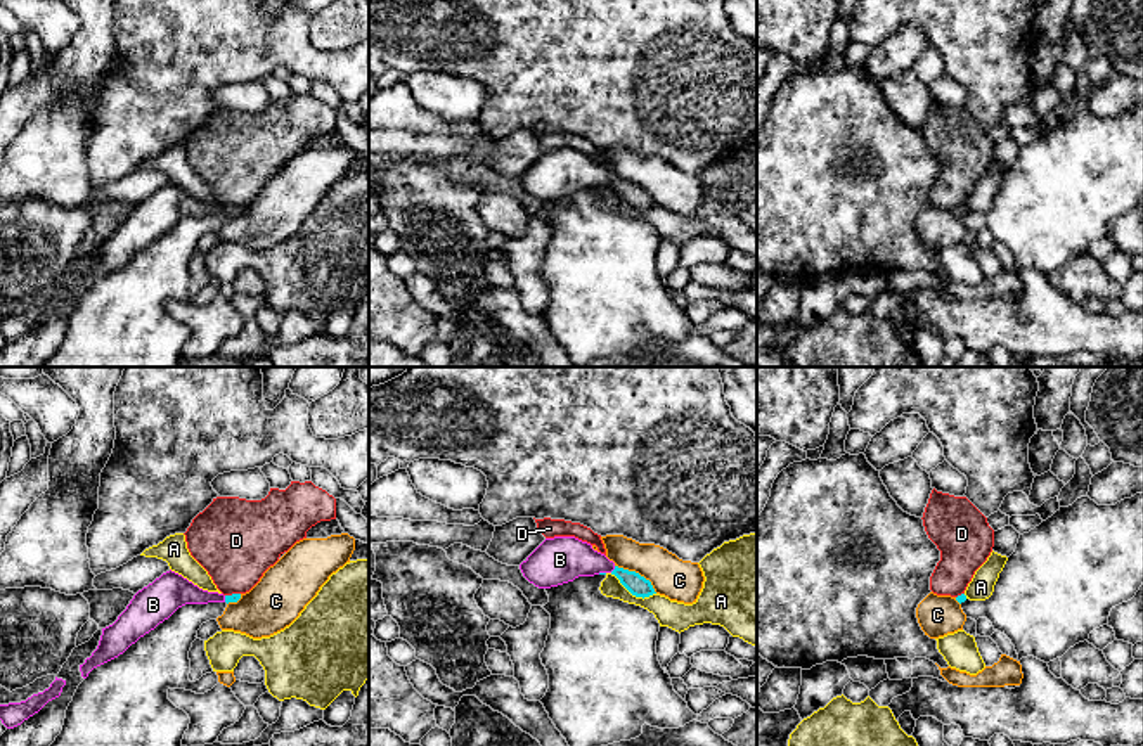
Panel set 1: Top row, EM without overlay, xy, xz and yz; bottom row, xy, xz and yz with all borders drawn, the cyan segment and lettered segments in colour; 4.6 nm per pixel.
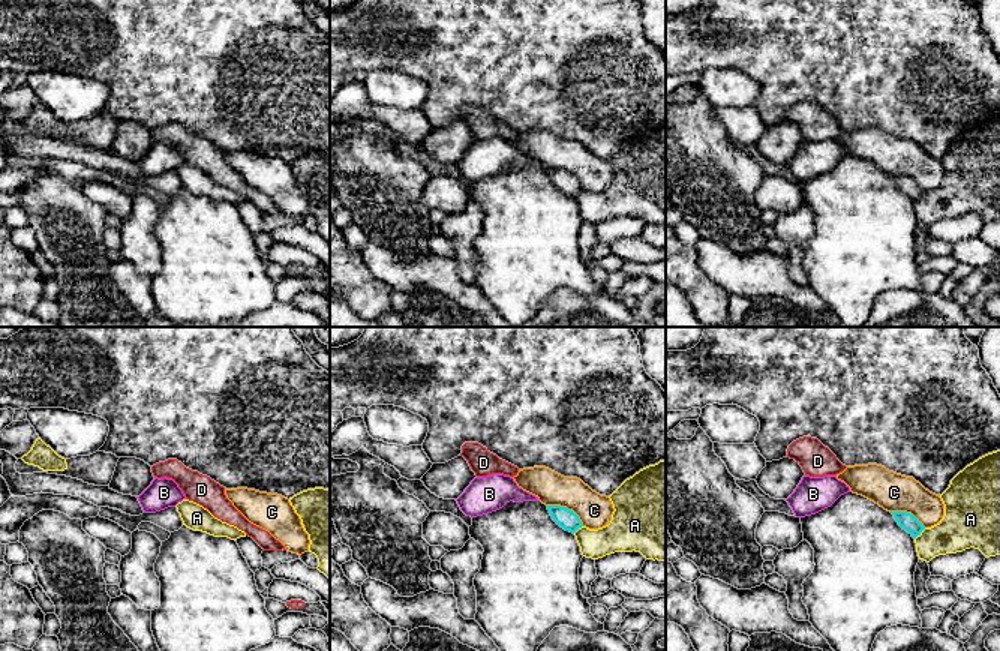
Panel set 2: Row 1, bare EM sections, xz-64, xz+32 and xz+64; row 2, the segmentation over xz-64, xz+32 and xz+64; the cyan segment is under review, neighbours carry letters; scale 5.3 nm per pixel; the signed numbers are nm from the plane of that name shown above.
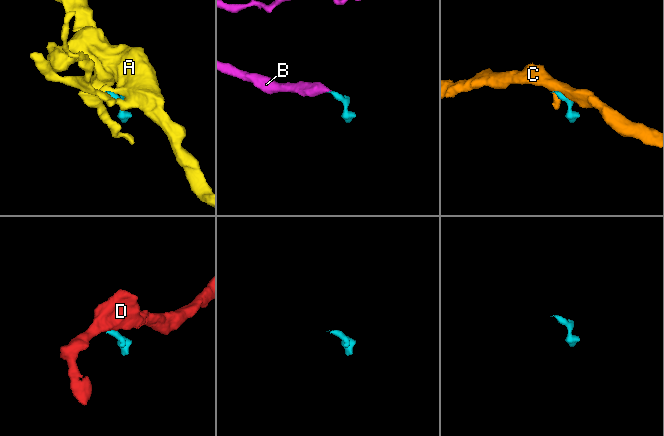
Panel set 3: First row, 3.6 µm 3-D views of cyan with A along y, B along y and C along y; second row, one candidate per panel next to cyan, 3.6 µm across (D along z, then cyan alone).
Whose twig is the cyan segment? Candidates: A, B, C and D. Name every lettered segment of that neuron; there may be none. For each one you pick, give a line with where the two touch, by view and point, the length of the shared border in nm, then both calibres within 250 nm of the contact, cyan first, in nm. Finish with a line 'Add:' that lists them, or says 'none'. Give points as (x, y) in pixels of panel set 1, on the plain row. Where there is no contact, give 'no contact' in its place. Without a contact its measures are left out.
B: xz (613, 182) | 40 nm | 100/220 nm
Add: B

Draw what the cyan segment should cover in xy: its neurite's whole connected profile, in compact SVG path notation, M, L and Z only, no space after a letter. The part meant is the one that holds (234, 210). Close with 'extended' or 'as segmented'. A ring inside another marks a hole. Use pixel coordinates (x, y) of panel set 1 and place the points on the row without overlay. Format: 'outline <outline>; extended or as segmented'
outline M166 183L139 203L118 232L102 241L97 261L80 277L81 289L123 267L140 249L168 232L185 216L237 215L241 206L208 204L175 183Z; extended

